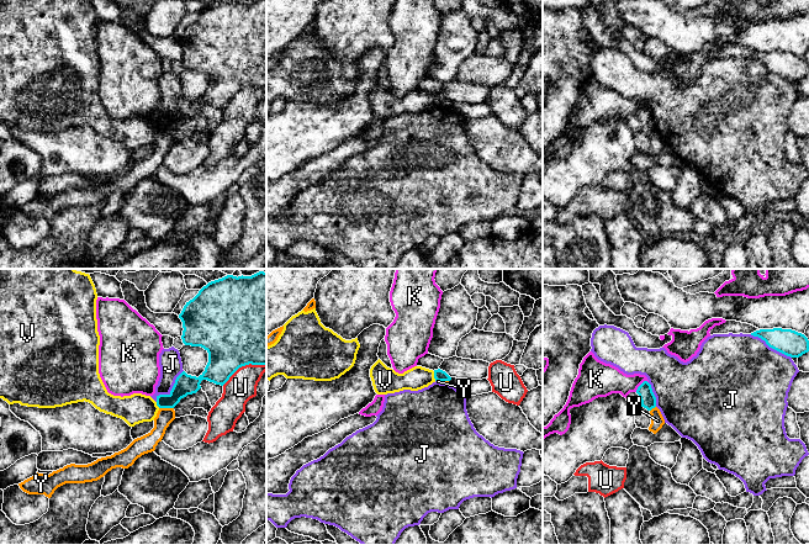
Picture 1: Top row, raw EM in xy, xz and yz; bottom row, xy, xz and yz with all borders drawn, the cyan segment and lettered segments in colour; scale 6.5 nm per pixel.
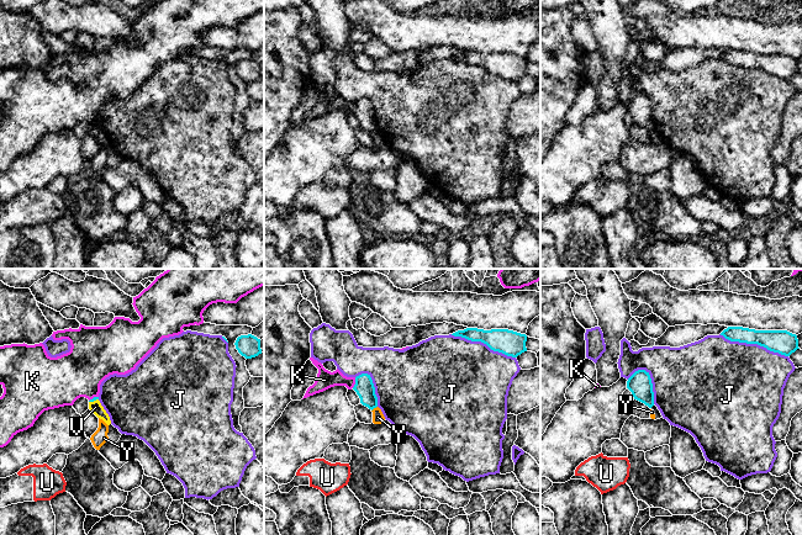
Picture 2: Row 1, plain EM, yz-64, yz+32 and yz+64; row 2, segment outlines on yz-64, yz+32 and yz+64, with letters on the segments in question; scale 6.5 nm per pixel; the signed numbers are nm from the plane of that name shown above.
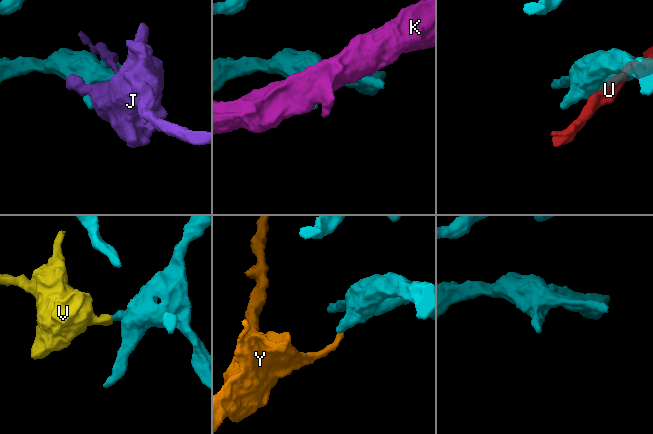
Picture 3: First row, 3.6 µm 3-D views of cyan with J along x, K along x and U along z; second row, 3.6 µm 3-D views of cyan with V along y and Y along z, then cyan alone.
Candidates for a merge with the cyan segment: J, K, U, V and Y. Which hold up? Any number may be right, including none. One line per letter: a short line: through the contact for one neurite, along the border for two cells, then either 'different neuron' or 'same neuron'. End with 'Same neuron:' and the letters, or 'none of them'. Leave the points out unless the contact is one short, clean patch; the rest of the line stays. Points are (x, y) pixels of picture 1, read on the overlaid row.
J: different neuron
K: different neuron
U: different neuron
V: line xz (433, 371), (435, 380); different neuron
Y: line xy (159, 407), (173, 408); different neuron
Same neuron: none of them

